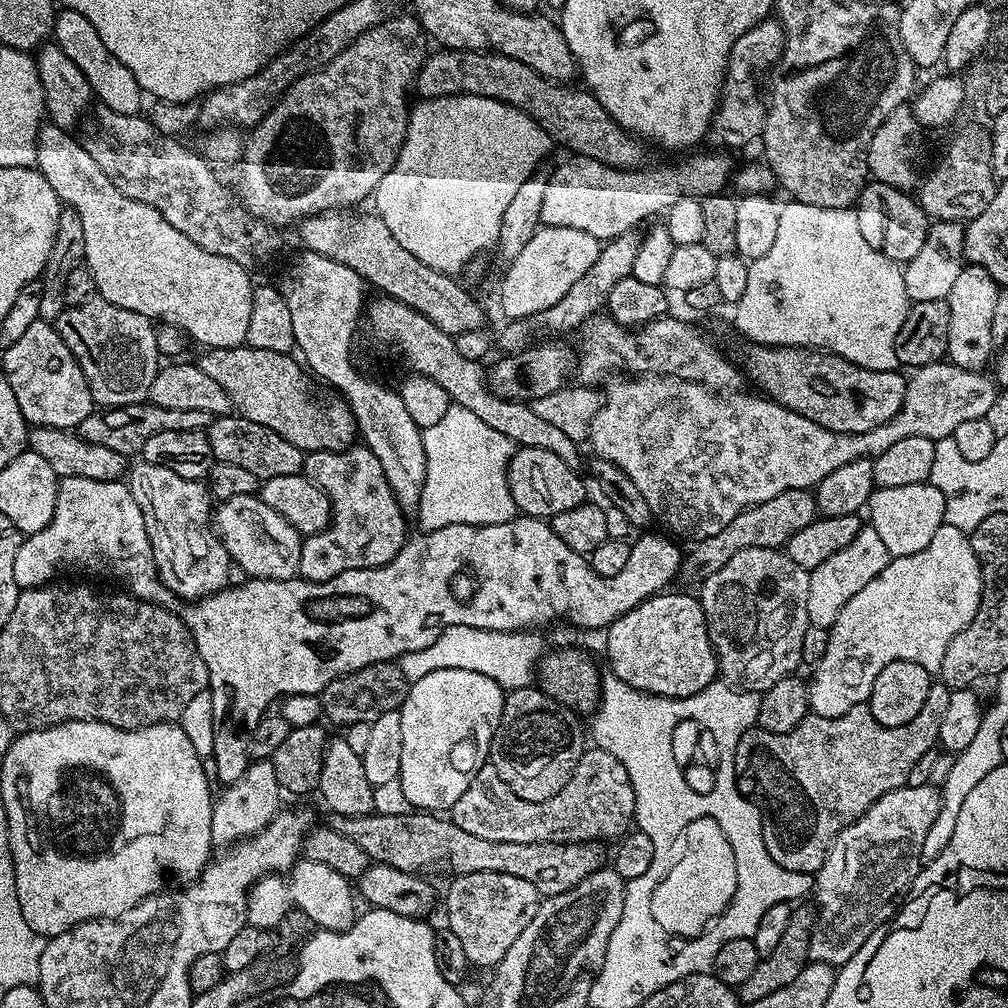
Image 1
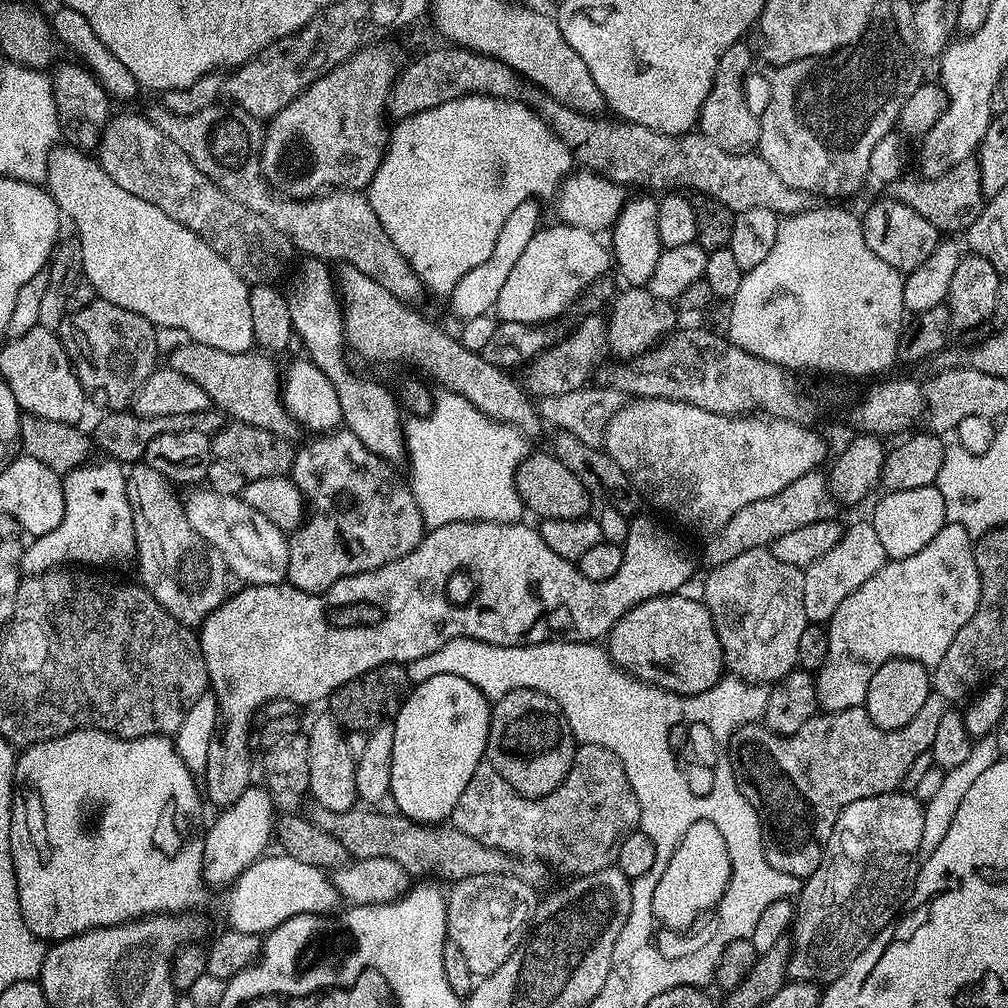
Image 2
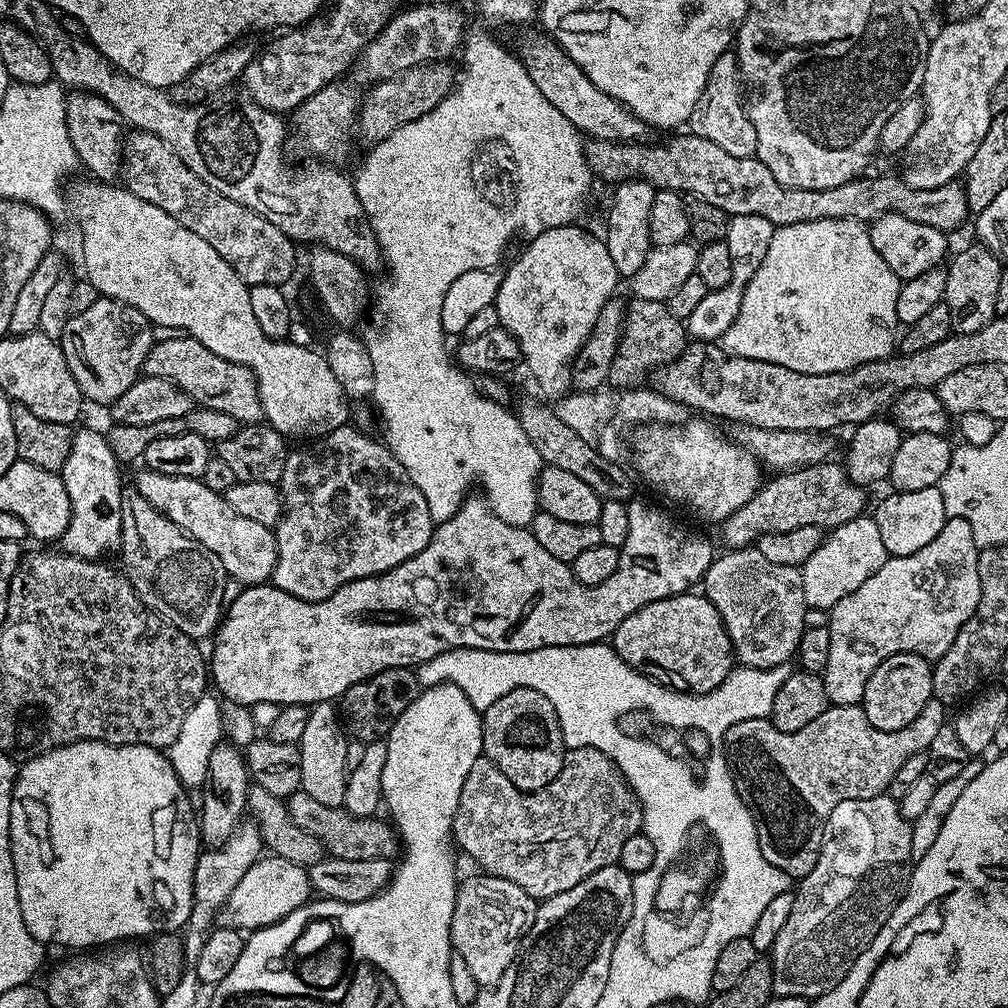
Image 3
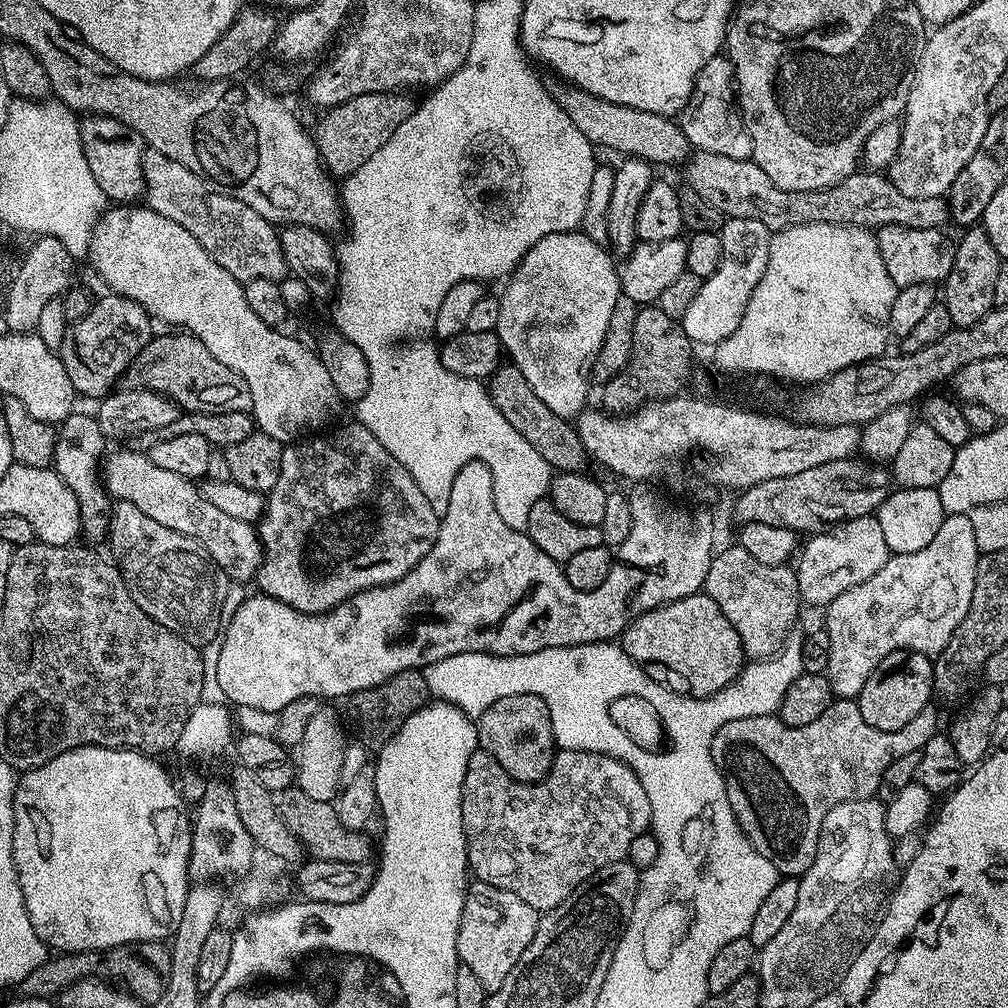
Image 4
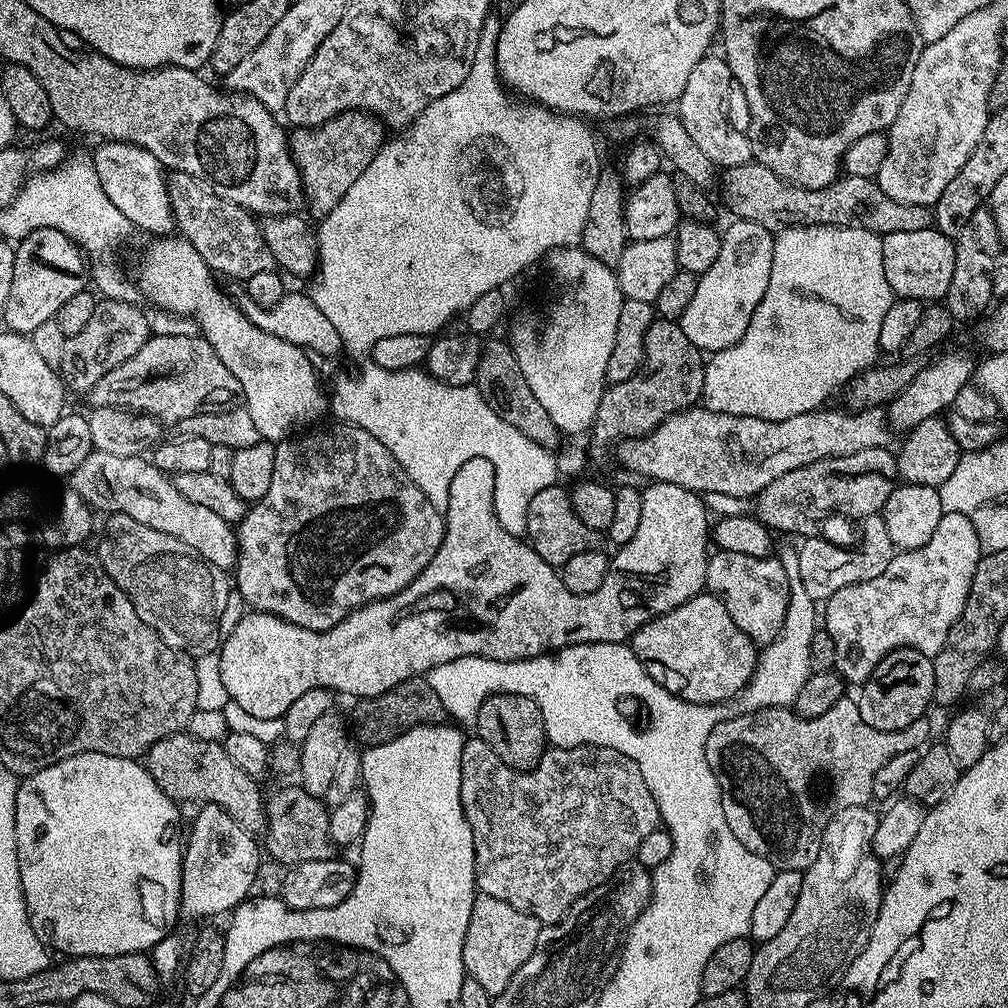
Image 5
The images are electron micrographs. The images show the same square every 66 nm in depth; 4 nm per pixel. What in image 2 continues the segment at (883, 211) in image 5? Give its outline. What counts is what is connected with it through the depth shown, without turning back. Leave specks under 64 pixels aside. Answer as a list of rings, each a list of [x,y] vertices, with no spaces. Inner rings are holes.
[[[533,91],[531,103],[538,106],[541,118],[552,128],[552,132],[570,150],[573,161],[581,169],[589,172],[596,172],[604,176],[607,180],[613,180],[615,184],[629,186],[628,184],[637,184],[640,190],[656,190],[652,188],[664,187],[664,190],[688,190],[684,188],[693,188],[700,192],[701,197],[712,196],[722,206],[726,206],[733,214],[745,212],[754,208],[765,208],[775,212],[777,216],[783,218],[793,216],[799,212],[807,212],[813,207],[814,197],[806,190],[794,190],[794,186],[786,186],[774,170],[758,154],[752,152],[727,152],[718,146],[710,138],[706,138],[698,130],[685,130],[680,136],[671,136],[655,132],[652,128],[647,128],[641,124],[629,124],[628,121],[619,118],[612,120],[603,120],[603,115],[597,114],[591,116],[585,112],[574,110],[554,98],[545,96],[543,92]],[[969,158],[958,162],[956,166],[946,170],[940,176],[915,179],[893,180],[887,185],[887,195],[893,200],[910,206],[910,210],[918,210],[918,214],[922,214],[926,222],[933,224],[937,232],[941,234],[967,233],[968,227],[982,214],[986,197],[982,190],[980,166],[975,159]]]

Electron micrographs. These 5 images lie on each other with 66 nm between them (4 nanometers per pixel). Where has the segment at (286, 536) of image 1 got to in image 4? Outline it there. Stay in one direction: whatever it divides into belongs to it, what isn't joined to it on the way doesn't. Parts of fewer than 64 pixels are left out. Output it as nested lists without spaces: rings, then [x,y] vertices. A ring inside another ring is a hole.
[[[125,450],[109,451],[105,455],[102,461],[102,483],[104,491],[113,501],[130,502],[130,506],[138,506],[146,518],[154,518],[154,522],[162,522],[162,526],[170,526],[170,530],[178,530],[191,540],[198,541],[229,581],[251,581],[255,577],[260,560],[264,557],[259,531],[253,525],[230,518],[225,511],[218,510],[193,481],[154,466],[154,462],[150,462],[144,452]]]

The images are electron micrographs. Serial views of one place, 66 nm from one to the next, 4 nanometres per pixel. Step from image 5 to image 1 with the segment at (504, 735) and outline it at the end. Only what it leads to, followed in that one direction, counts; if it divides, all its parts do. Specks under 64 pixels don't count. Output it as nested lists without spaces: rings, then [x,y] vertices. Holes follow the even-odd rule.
[[[539,687],[513,688],[504,697],[502,718],[494,730],[488,759],[502,774],[502,782],[526,798],[526,802],[542,802],[554,798],[566,782],[576,775],[576,767],[586,747],[586,732],[580,729],[577,713],[559,704]]]

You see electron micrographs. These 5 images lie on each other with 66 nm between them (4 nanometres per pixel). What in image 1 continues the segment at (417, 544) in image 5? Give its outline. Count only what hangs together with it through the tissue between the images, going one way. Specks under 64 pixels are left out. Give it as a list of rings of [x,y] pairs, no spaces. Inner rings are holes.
[[[351,446],[343,452],[309,452],[304,457],[303,474],[315,482],[328,480],[326,491],[332,505],[328,527],[304,540],[299,571],[303,579],[322,582],[346,570],[377,568],[404,550],[410,536],[409,521],[386,482],[381,463],[368,447]]]

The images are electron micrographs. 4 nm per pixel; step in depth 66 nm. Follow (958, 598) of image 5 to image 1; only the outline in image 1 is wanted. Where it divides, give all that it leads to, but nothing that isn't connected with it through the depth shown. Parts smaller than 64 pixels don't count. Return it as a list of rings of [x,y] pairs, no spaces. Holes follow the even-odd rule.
[[[943,524],[938,530],[938,534],[934,534],[934,538],[930,538],[930,546],[926,546],[926,550],[918,550],[918,554],[889,559],[886,570],[882,570],[882,574],[878,574],[878,578],[874,578],[874,582],[867,584],[863,590],[858,590],[858,594],[854,594],[854,598],[850,598],[850,602],[846,602],[846,606],[842,606],[842,614],[838,614],[834,626],[828,629],[826,654],[822,654],[820,661],[811,669],[812,680],[807,681],[809,709],[822,718],[838,718],[842,714],[846,714],[846,710],[854,710],[854,706],[867,704],[870,698],[870,690],[874,686],[874,678],[878,678],[878,674],[882,674],[882,670],[886,670],[886,666],[890,666],[890,662],[895,660],[918,662],[918,666],[922,666],[927,672],[939,673],[942,658],[946,655],[946,646],[950,646],[950,642],[954,642],[956,635],[966,626],[970,626],[970,622],[974,622],[974,614],[978,614],[981,594],[980,563],[972,549],[969,533],[958,530],[949,524]]]

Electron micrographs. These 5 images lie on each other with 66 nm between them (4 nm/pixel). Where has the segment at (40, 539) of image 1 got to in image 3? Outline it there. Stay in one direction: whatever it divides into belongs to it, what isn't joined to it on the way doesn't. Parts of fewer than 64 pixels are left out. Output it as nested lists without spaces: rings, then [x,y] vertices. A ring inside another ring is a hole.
[[[79,428],[75,429],[70,454],[59,470],[64,478],[66,494],[70,494],[70,526],[66,526],[58,544],[71,556],[100,560],[107,557],[104,555],[111,548],[121,547],[120,511],[126,488],[120,485],[122,465],[114,450],[110,450],[107,435],[92,428]]]

